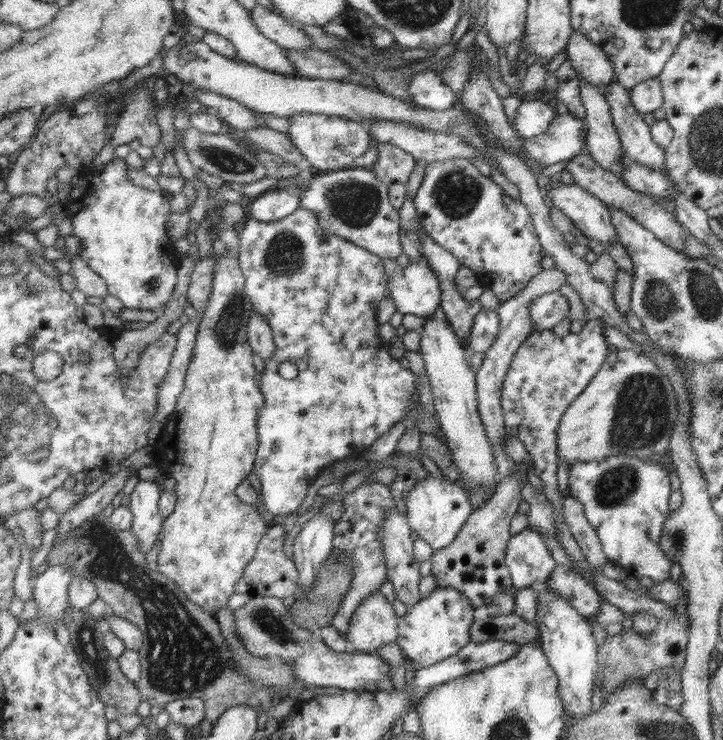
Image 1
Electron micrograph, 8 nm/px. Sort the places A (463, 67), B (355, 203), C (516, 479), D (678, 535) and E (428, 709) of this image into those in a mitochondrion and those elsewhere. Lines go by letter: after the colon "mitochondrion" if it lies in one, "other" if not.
A: mitochondrion
B: mitochondrion
C: other
D: mitochondrion
E: other

